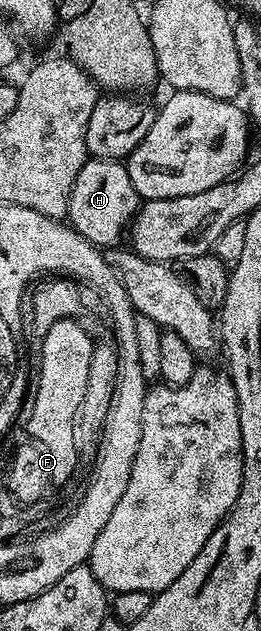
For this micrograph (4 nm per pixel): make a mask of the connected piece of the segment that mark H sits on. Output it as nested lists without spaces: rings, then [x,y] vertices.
[[[88,157],[81,172],[77,172],[77,180],[73,180],[67,218],[71,229],[94,246],[115,248],[120,245],[119,237],[122,234],[124,237],[140,205],[140,196],[133,188],[133,180],[129,180],[129,172],[123,162]]]

